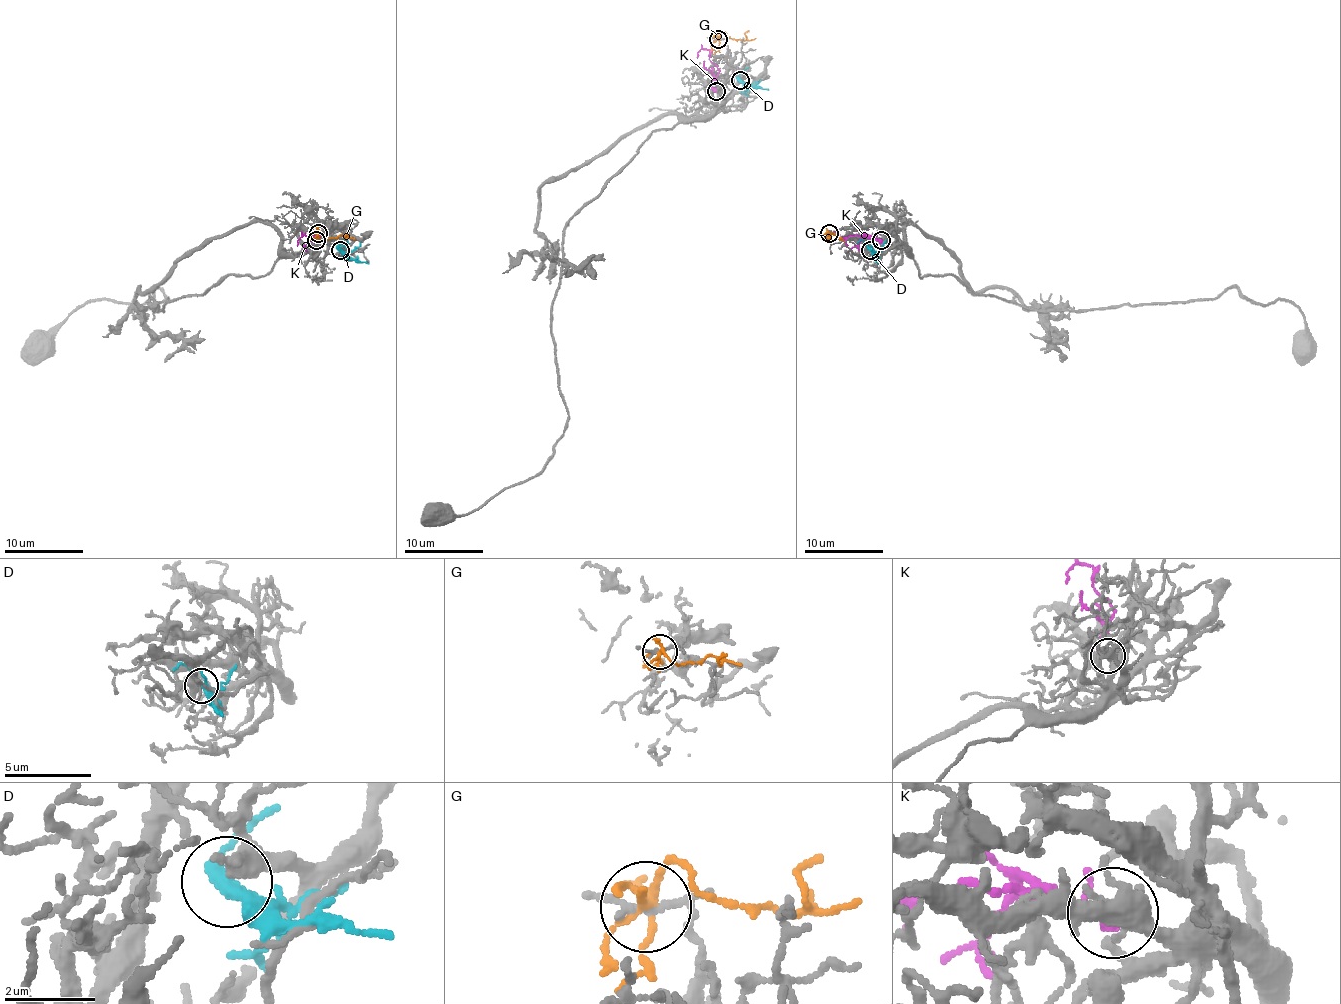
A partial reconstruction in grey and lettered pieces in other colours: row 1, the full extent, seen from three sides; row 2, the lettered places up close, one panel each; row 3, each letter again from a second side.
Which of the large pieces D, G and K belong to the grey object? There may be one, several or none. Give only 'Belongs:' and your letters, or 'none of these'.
Belongs: K

